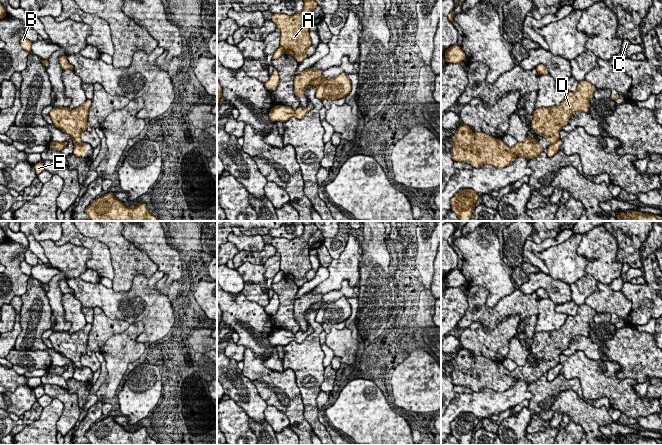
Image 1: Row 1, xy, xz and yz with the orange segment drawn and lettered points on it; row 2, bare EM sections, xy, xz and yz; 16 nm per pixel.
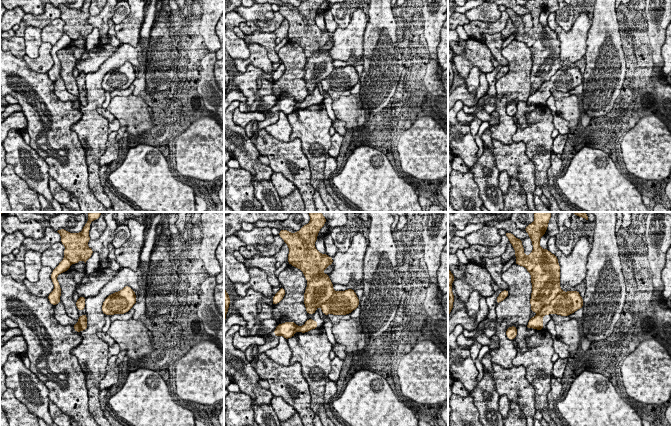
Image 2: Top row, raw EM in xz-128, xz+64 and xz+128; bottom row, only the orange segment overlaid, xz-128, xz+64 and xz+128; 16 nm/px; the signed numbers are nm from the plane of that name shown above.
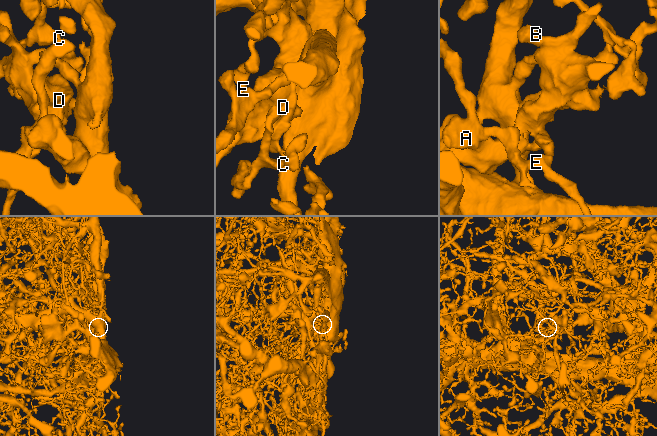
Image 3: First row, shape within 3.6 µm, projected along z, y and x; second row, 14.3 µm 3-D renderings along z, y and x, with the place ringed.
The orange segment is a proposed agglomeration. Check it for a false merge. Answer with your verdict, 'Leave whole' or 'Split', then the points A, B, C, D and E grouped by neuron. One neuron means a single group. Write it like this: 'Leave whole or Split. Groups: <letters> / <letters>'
Split. Groups: A D / B C E

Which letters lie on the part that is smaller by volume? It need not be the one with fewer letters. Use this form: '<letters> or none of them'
A, D

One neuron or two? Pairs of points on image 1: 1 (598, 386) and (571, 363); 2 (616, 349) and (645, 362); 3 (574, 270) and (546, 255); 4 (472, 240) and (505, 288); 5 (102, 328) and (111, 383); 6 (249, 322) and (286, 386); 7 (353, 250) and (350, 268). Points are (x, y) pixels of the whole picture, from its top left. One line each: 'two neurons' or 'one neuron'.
1: one neuron
2: one neuron
3: one neuron
4: one neuron
5: two neurons
6: one neuron
7: one neuron

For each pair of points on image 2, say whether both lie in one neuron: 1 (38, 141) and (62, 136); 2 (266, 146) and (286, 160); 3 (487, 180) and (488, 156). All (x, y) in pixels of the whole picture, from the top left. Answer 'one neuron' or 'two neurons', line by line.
1: one neuron
2: one neuron
3: one neuron

